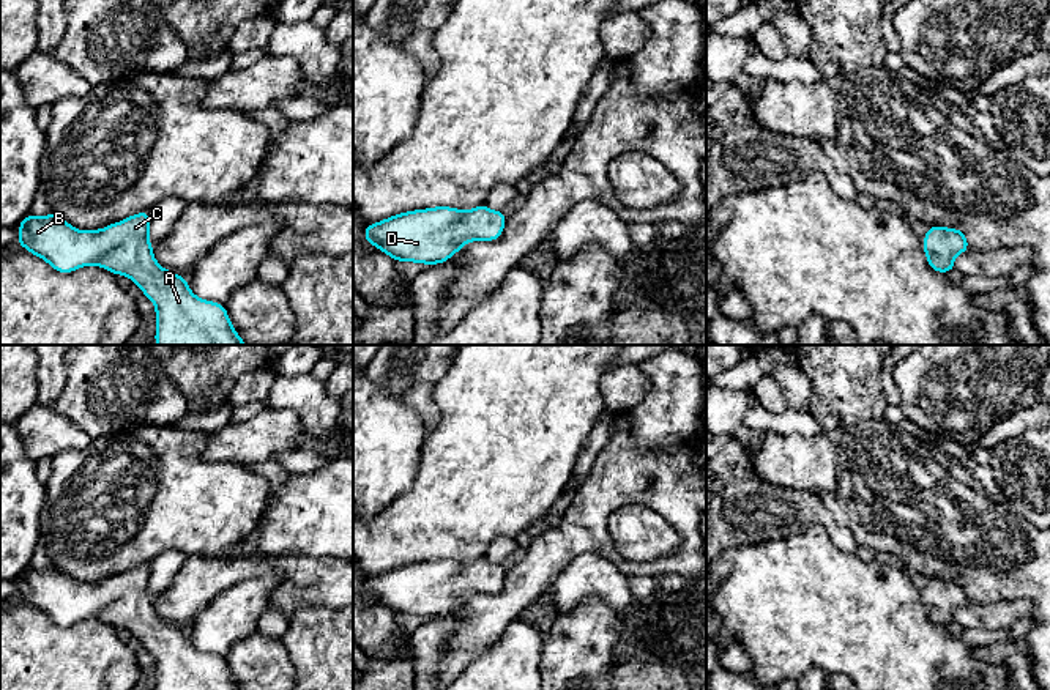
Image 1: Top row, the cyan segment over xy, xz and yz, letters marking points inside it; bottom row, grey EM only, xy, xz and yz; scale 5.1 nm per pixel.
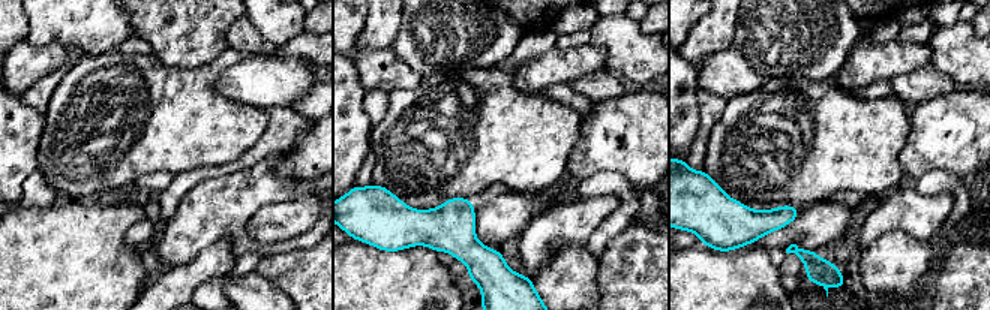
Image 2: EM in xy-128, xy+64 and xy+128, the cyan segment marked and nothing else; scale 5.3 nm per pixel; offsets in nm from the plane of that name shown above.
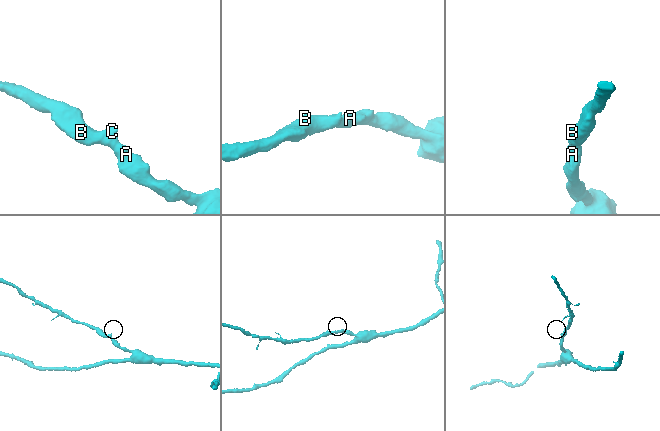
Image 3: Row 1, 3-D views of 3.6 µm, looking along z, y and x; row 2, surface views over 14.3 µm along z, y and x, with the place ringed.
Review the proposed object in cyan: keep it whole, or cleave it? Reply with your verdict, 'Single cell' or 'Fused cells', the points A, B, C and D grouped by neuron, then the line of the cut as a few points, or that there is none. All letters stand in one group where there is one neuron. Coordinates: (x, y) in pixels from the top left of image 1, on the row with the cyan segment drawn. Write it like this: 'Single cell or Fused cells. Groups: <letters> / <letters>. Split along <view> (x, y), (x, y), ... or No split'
Single cell. Groups: A B C D. No split

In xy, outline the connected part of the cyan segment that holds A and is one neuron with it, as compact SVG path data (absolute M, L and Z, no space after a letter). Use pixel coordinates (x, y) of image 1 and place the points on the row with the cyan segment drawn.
M150 211L82 232L55 213L27 214L16 243L63 274L98 265L129 277L156 306L156 345L246 345L224 304L197 298L183 276L156 262L148 232Z

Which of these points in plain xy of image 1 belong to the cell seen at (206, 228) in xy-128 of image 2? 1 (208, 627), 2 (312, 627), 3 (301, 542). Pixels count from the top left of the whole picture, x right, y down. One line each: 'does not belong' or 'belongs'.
1: does not belong
2: does not belong
3: does not belong

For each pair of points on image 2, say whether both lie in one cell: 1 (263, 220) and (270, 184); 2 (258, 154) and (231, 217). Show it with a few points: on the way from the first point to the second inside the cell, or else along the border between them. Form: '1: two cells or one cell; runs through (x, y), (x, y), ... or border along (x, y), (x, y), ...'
1: two cells; border along (300, 196), (266, 204), (248, 222), (246, 232)
2: two cells; border along (284, 150), (276, 150), (252, 165), (221, 177)

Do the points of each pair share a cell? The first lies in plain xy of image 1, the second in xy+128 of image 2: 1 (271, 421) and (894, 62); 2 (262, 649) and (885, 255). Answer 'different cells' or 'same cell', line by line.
1: same cell
2: same cell

